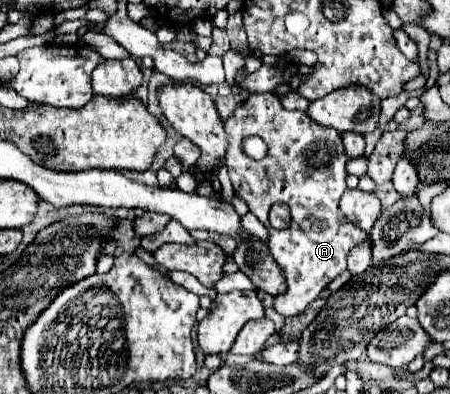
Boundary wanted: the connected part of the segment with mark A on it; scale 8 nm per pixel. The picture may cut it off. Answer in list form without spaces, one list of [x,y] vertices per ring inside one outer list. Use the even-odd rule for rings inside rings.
[[[263,92],[263,94],[251,94],[227,120],[225,120],[225,134],[229,140],[229,148],[227,148],[227,168],[229,168],[229,176],[235,188],[235,194],[239,198],[243,198],[249,206],[249,210],[261,220],[261,224],[269,230],[269,250],[271,256],[275,258],[275,262],[281,266],[283,276],[287,280],[287,290],[283,294],[277,294],[273,298],[273,308],[283,314],[283,316],[295,316],[301,314],[301,310],[305,310],[319,294],[323,288],[327,288],[327,284],[331,280],[335,280],[341,272],[347,270],[347,256],[349,252],[367,238],[367,232],[361,230],[359,226],[355,226],[353,222],[349,222],[349,218],[345,218],[345,214],[341,214],[339,210],[339,200],[343,196],[343,192],[347,190],[345,178],[347,178],[347,154],[343,150],[343,142],[341,142],[341,134],[333,128],[327,126],[317,126],[317,122],[313,122],[305,112],[289,112],[281,106],[279,98],[273,92]],[[245,136],[261,136],[265,140],[265,144],[269,146],[269,152],[263,160],[255,162],[251,158],[247,158],[241,150],[241,138]],[[275,202],[283,202],[289,206],[291,212],[291,224],[285,230],[275,230],[269,220],[269,208]]]

